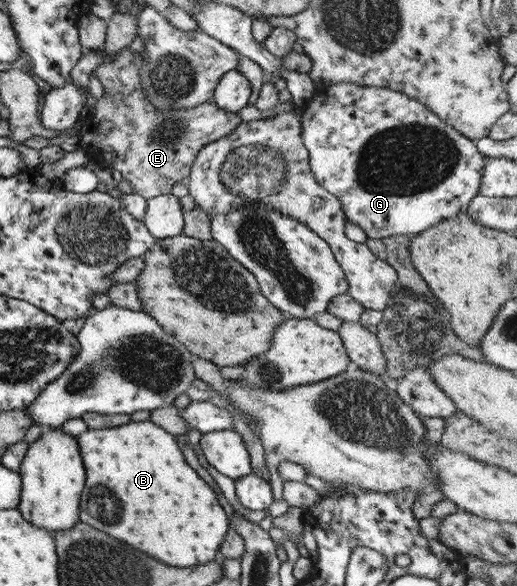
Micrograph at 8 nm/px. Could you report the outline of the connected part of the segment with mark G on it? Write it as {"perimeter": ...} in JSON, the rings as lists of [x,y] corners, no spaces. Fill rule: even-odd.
{"perimeter":[[[337,81],[331,85],[317,87],[315,95],[305,103],[305,107],[298,110],[299,122],[301,122],[301,140],[307,149],[310,171],[319,186],[322,186],[328,194],[331,194],[340,205],[345,219],[350,224],[357,226],[371,239],[379,239],[395,235],[417,235],[427,228],[443,220],[464,213],[469,202],[478,195],[479,181],[485,158],[475,148],[474,141],[465,138],[460,132],[443,122],[435,113],[429,111],[421,101],[407,97],[403,93],[389,88],[377,88],[373,86],[357,85],[349,81]]]}

